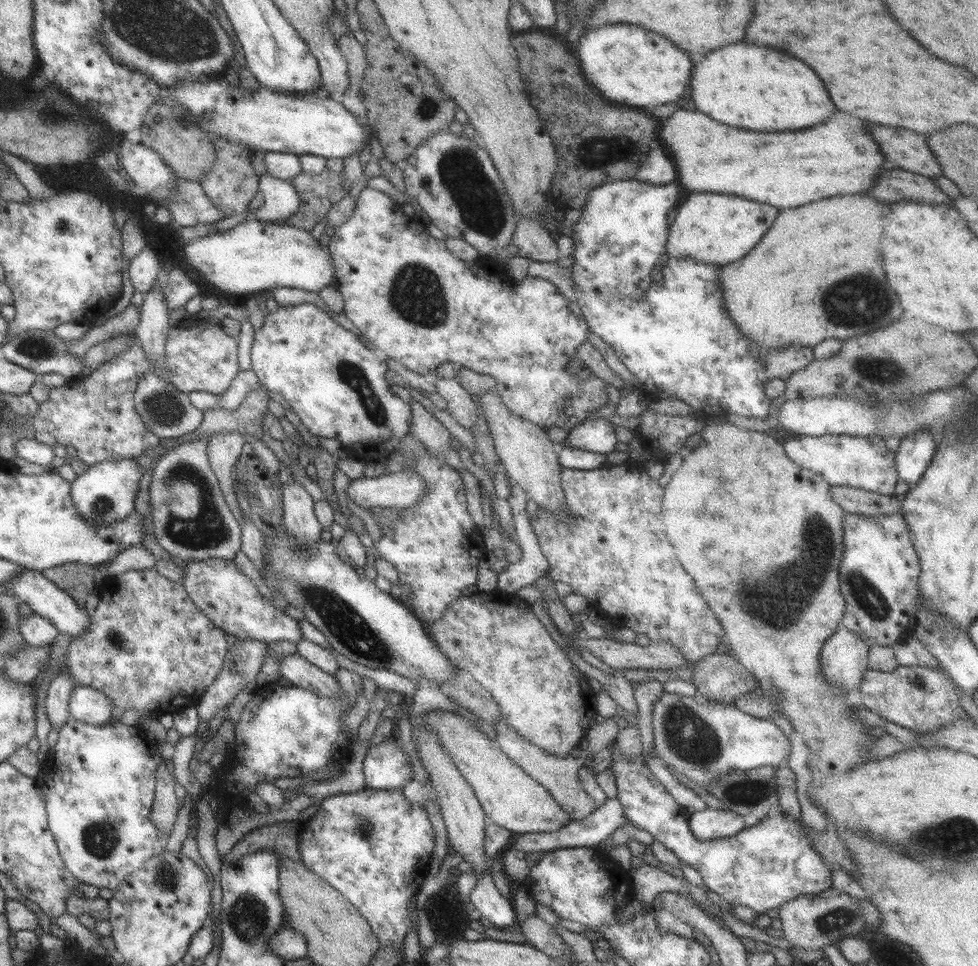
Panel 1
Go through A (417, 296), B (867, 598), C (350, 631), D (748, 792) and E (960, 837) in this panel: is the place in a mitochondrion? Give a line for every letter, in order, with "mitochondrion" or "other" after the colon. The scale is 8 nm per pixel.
A: mitochondrion
B: mitochondrion
C: mitochondrion
D: mitochondrion
E: mitochondrion

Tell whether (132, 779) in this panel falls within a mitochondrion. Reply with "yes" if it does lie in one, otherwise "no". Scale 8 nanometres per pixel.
no

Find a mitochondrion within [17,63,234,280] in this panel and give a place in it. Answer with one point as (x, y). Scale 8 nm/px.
(52, 112)

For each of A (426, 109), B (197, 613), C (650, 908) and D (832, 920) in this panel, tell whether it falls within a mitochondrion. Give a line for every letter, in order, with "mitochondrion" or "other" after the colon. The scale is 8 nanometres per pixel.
A: mitochondrion
B: other
C: other
D: mitochondrion

